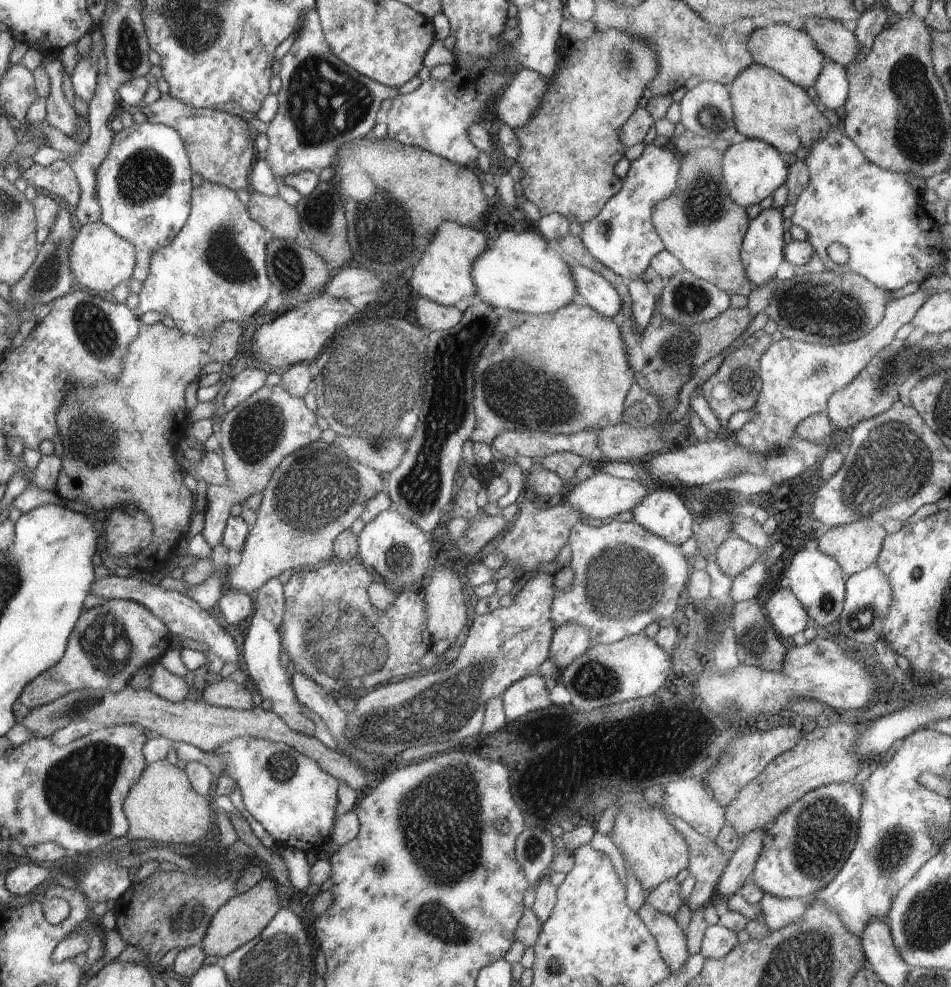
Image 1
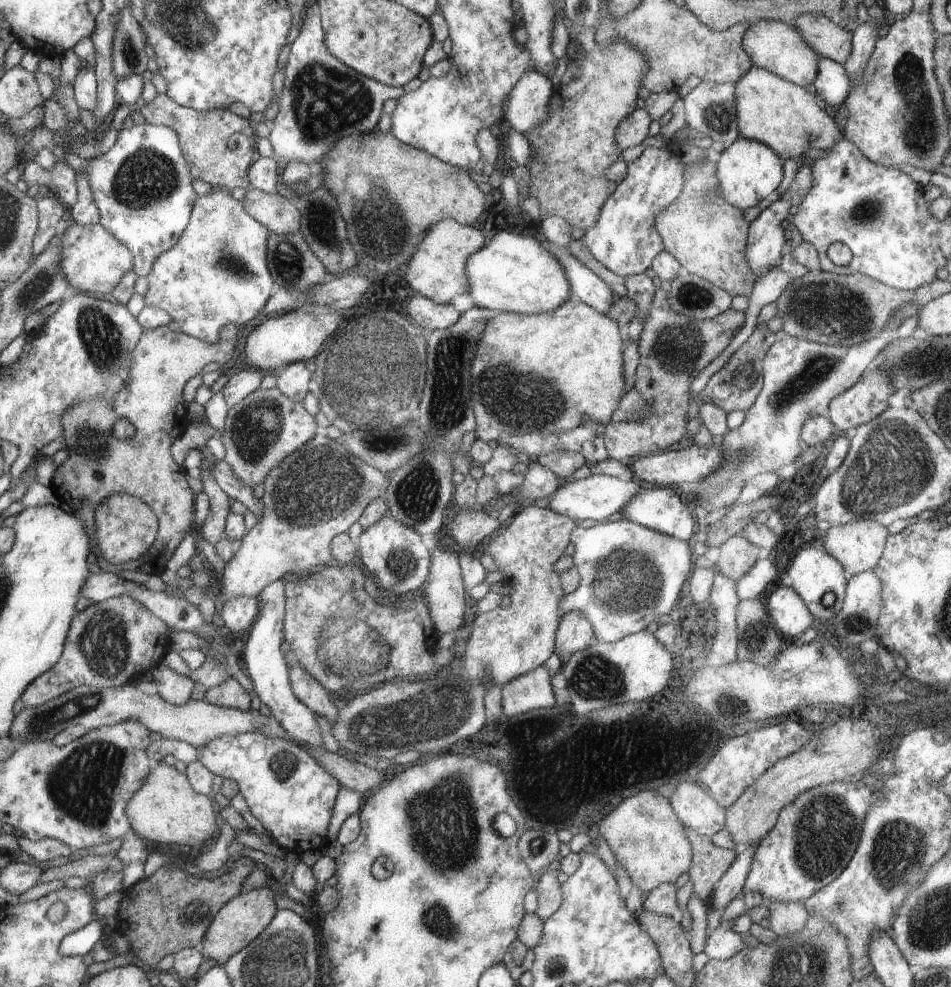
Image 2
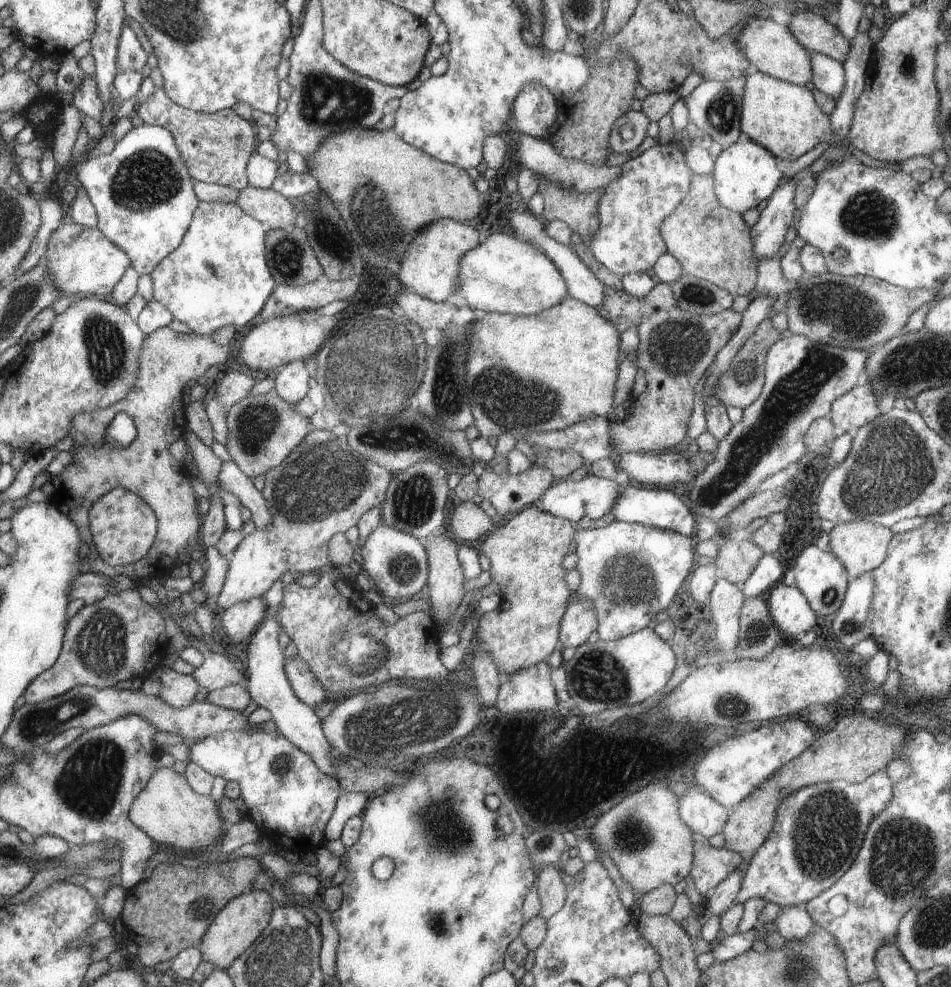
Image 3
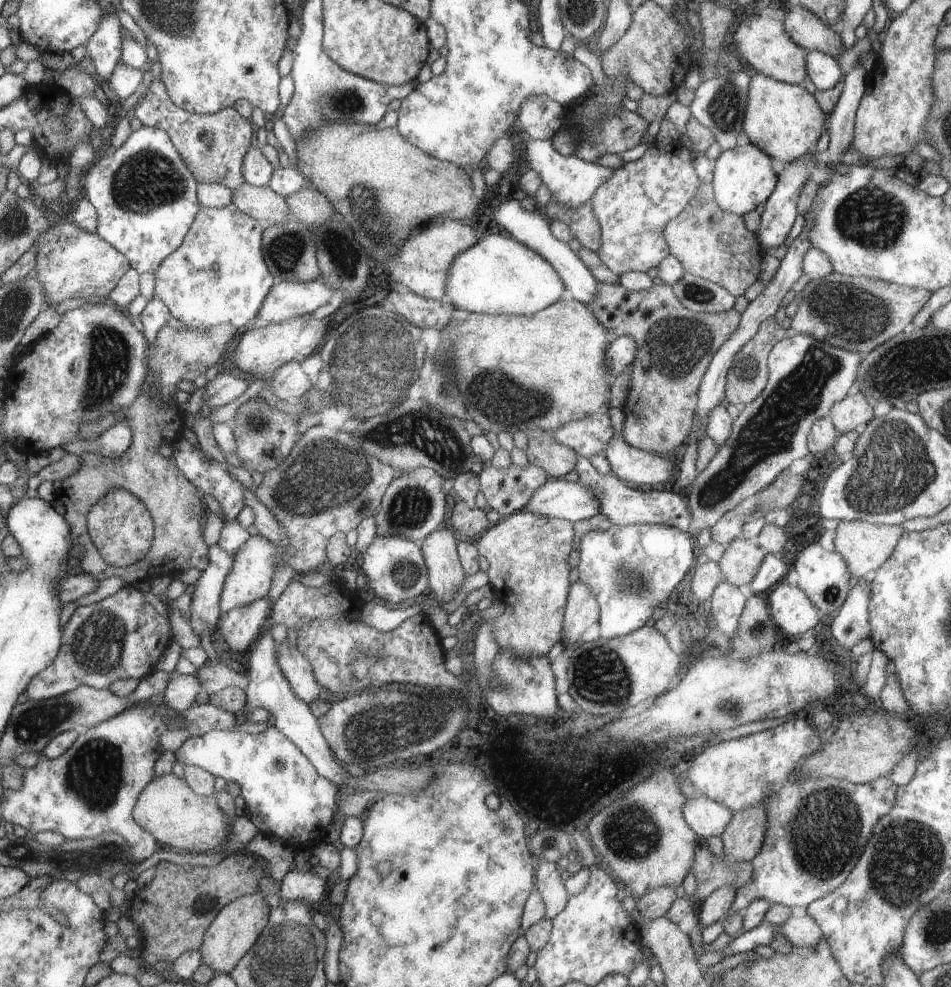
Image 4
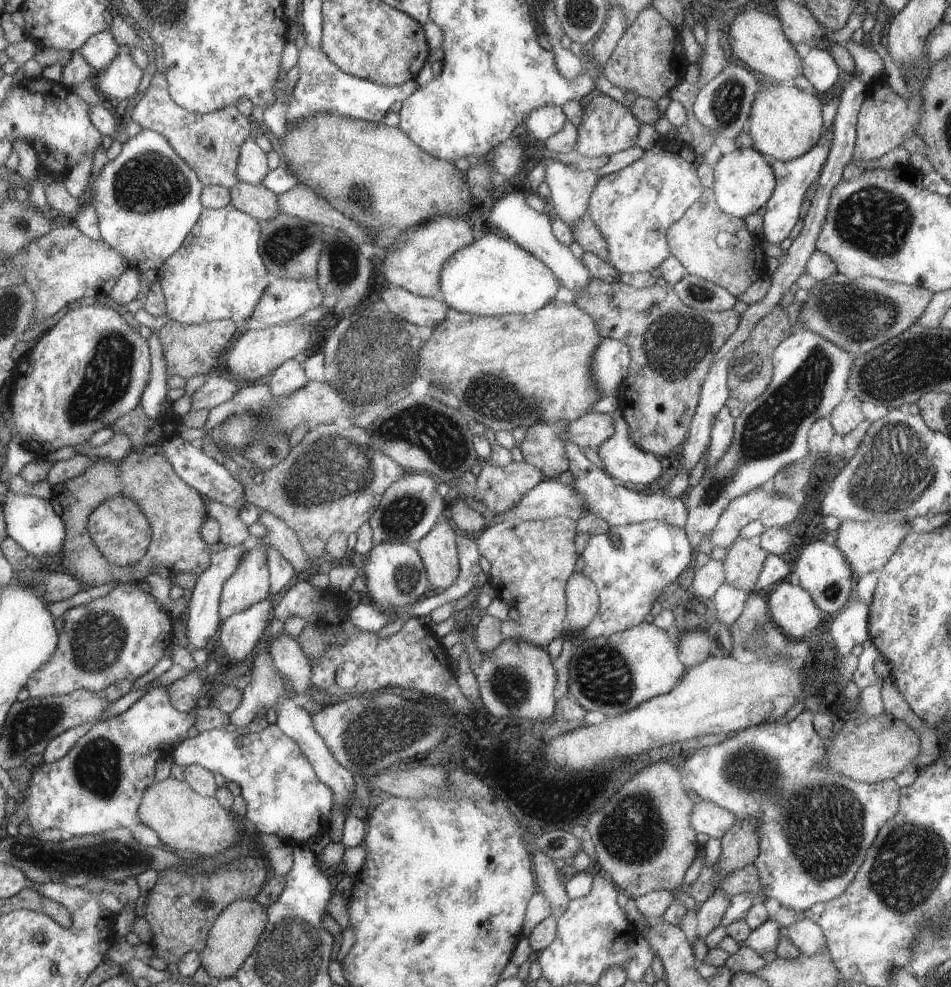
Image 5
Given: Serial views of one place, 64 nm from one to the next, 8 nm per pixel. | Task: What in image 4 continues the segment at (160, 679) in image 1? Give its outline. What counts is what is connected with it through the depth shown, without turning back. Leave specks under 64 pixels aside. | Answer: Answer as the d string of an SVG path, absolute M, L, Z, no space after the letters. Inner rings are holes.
M174 672L164 690L166 706L176 713L186 712L195 704L196 696L202 690L202 684L195 674L184 675Z

